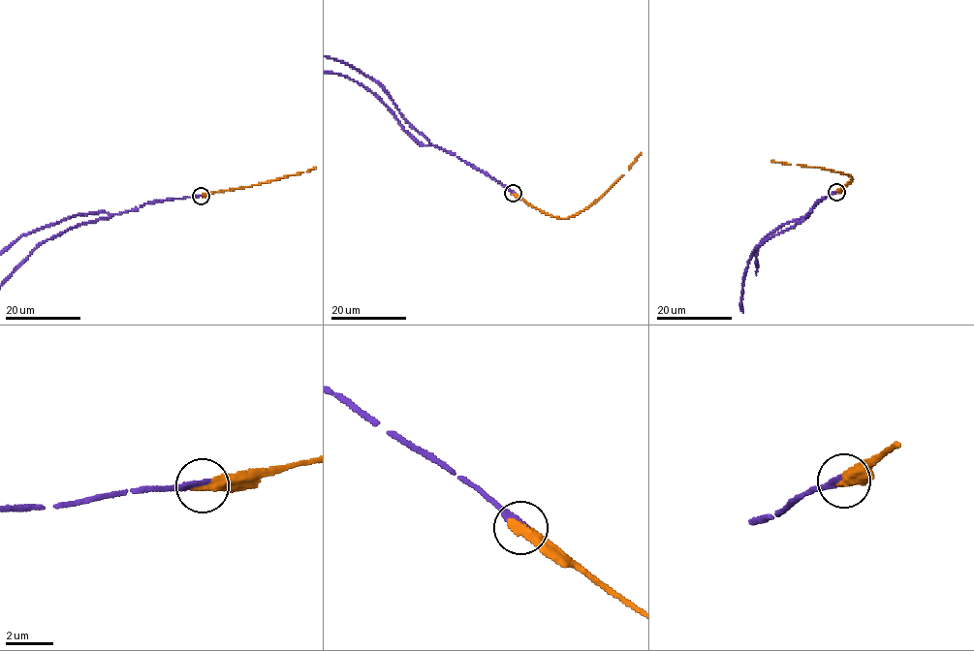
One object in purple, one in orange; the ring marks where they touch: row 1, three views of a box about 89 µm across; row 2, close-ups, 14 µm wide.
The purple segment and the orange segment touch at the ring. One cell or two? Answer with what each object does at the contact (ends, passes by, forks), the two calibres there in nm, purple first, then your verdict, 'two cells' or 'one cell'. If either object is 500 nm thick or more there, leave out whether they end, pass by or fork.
calibres 240 and 500 nm; one cell

